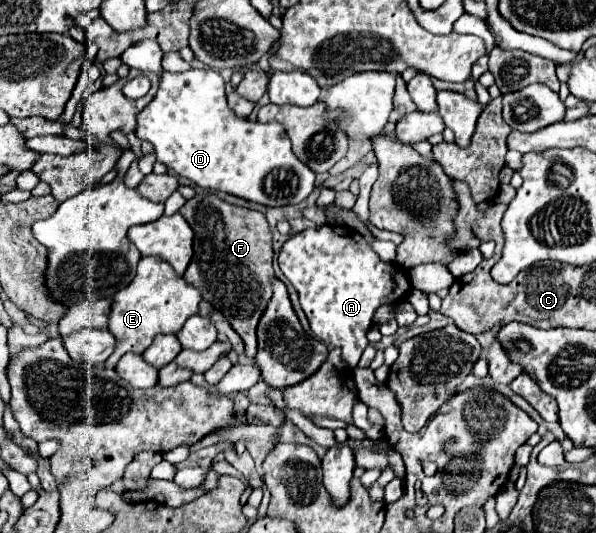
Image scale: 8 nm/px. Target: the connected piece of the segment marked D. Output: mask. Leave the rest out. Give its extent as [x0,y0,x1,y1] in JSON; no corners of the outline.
[121,40,315,206]

